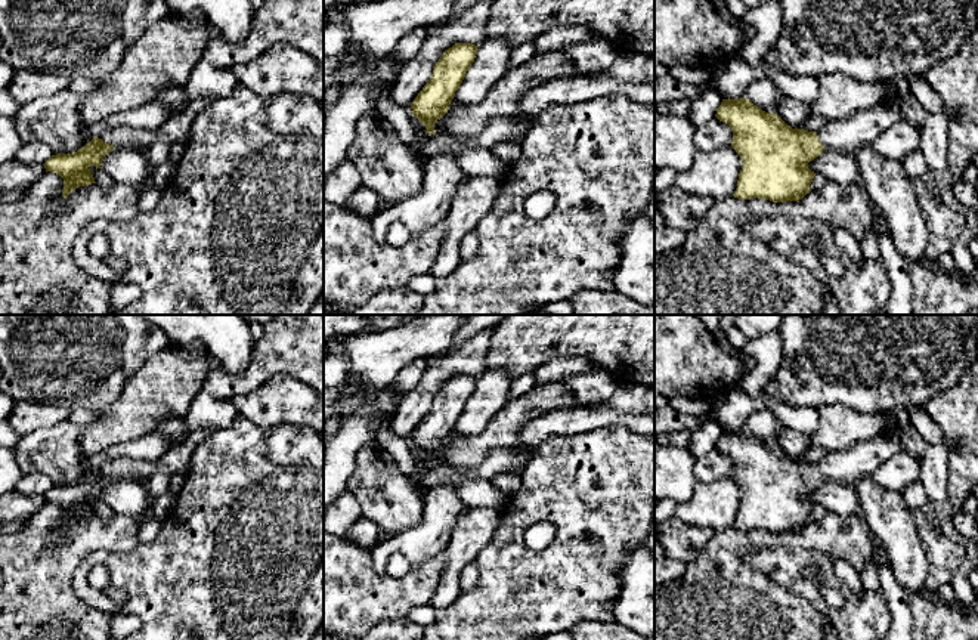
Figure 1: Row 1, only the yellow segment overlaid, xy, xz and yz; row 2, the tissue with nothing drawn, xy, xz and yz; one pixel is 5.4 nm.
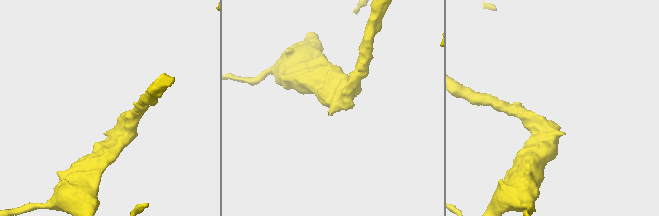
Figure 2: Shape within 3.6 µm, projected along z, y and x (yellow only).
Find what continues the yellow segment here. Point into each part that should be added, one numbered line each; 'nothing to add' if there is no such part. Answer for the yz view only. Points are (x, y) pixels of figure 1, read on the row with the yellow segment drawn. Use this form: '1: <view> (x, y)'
1: yz (848, 135)

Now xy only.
1: xy (120, 136)

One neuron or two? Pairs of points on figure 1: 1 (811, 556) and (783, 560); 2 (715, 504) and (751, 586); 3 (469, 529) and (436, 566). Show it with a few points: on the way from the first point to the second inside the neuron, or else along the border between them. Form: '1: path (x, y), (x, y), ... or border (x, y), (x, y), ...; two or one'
1: path (804, 557), (791, 560); one
2: border (732, 525), (717, 531); two
3: border (445, 550), (445, 568), (433, 590); two

